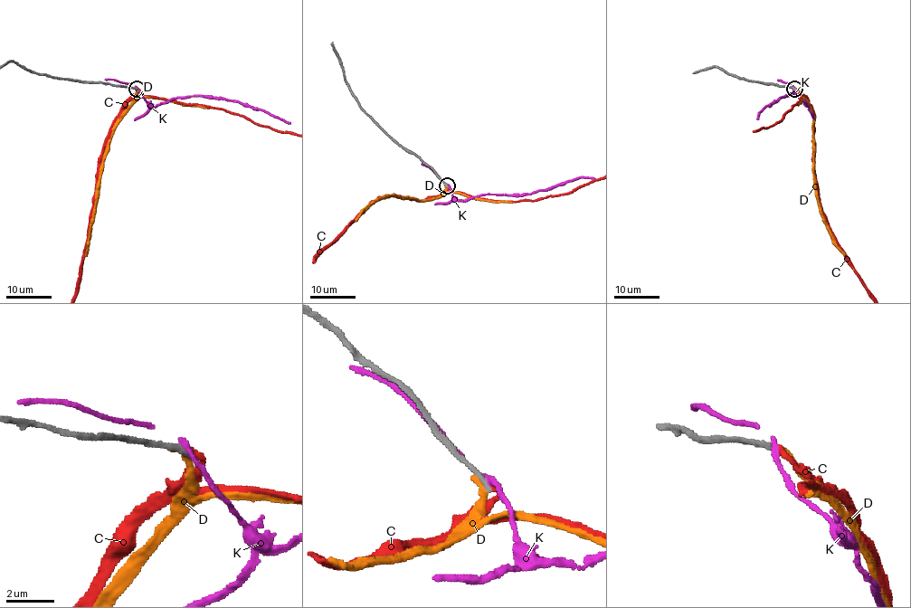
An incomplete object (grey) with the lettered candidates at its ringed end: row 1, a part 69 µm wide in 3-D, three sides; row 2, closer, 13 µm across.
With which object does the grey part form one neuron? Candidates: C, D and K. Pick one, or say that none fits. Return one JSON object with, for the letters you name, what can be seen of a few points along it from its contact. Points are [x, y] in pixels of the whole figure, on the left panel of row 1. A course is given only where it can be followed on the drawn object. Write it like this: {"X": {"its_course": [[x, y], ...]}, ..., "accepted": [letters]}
{"accepted": ["C"]}

